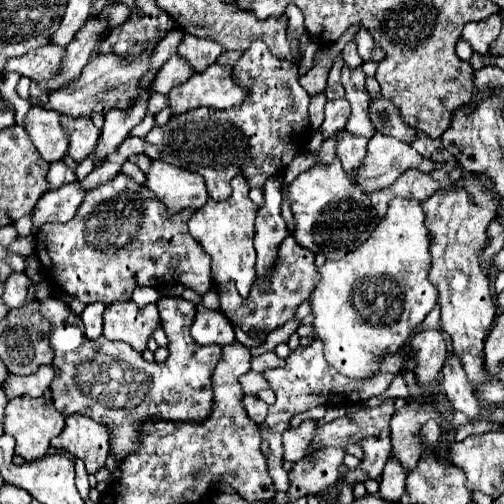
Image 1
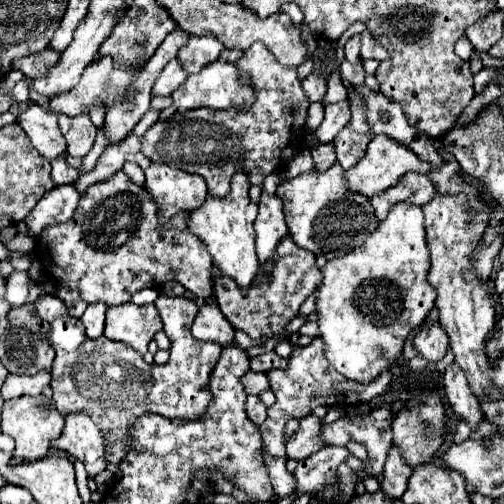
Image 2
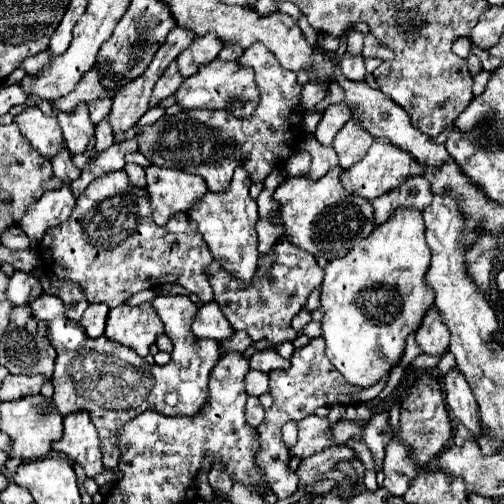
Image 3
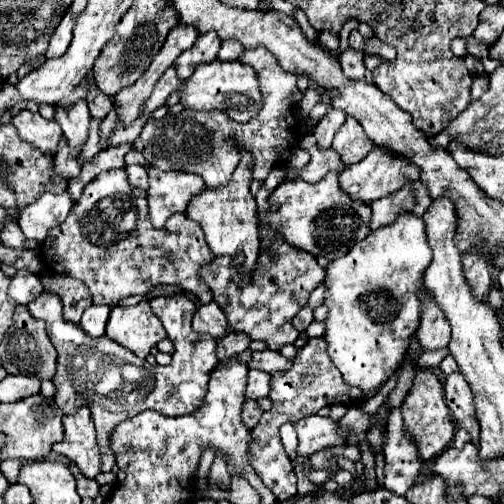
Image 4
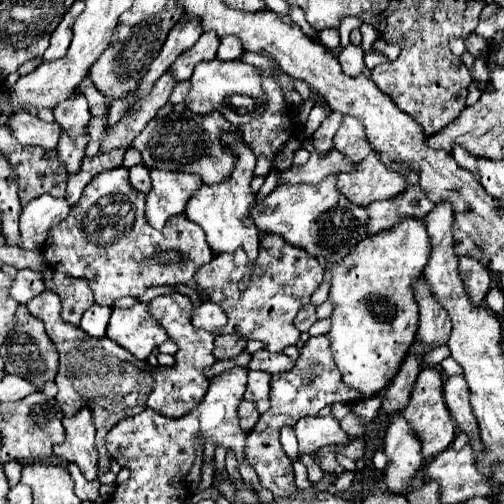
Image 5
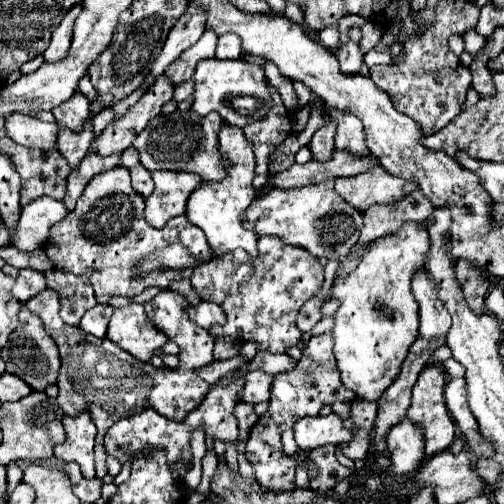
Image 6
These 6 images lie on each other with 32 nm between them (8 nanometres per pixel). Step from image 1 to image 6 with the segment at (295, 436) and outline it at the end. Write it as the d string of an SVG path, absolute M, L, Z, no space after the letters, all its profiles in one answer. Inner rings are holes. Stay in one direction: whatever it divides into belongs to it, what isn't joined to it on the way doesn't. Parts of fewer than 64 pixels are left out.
M336 414L316 416L316 418L300 418L294 424L294 436L302 452L310 452L314 448L334 444L340 446L352 440L352 432L344 430L342 420Z

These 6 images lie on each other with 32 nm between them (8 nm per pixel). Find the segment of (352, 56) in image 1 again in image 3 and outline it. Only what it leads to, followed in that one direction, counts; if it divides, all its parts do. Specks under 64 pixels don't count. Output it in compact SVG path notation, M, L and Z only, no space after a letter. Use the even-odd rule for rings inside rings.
M352 32L350 36L348 36L348 40L346 40L346 52L348 54L352 54L352 56L356 56L356 54L360 54L360 50L362 50L362 34L360 32Z

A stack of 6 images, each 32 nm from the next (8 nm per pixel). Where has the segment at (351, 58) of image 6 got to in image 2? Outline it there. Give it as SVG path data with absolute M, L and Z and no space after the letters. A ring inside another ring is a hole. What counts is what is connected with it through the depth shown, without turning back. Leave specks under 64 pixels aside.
M348 60L342 62L340 74L342 74L344 84L350 84L350 86L362 86L362 84L364 84L364 76L366 76L366 74L364 74L364 68L362 68L362 62L350 64Z

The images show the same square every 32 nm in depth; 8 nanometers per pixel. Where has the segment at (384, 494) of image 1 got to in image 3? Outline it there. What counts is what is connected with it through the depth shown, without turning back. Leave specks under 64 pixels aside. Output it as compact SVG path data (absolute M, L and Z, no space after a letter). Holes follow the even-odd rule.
M396 438L390 440L386 448L386 460L384 460L384 482L382 486L392 494L392 496L404 496L404 492L410 486L412 476L416 474L416 464L408 460L408 448L400 444Z

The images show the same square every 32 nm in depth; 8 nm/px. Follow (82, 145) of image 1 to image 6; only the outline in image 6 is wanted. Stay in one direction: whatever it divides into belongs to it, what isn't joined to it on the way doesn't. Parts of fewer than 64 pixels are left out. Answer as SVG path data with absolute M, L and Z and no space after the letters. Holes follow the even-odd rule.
M76 92L76 96L72 96L70 100L66 100L60 106L56 106L52 110L52 114L56 116L58 124L62 124L62 126L66 126L66 128L70 128L70 130L76 132L90 118L88 98L82 92Z

